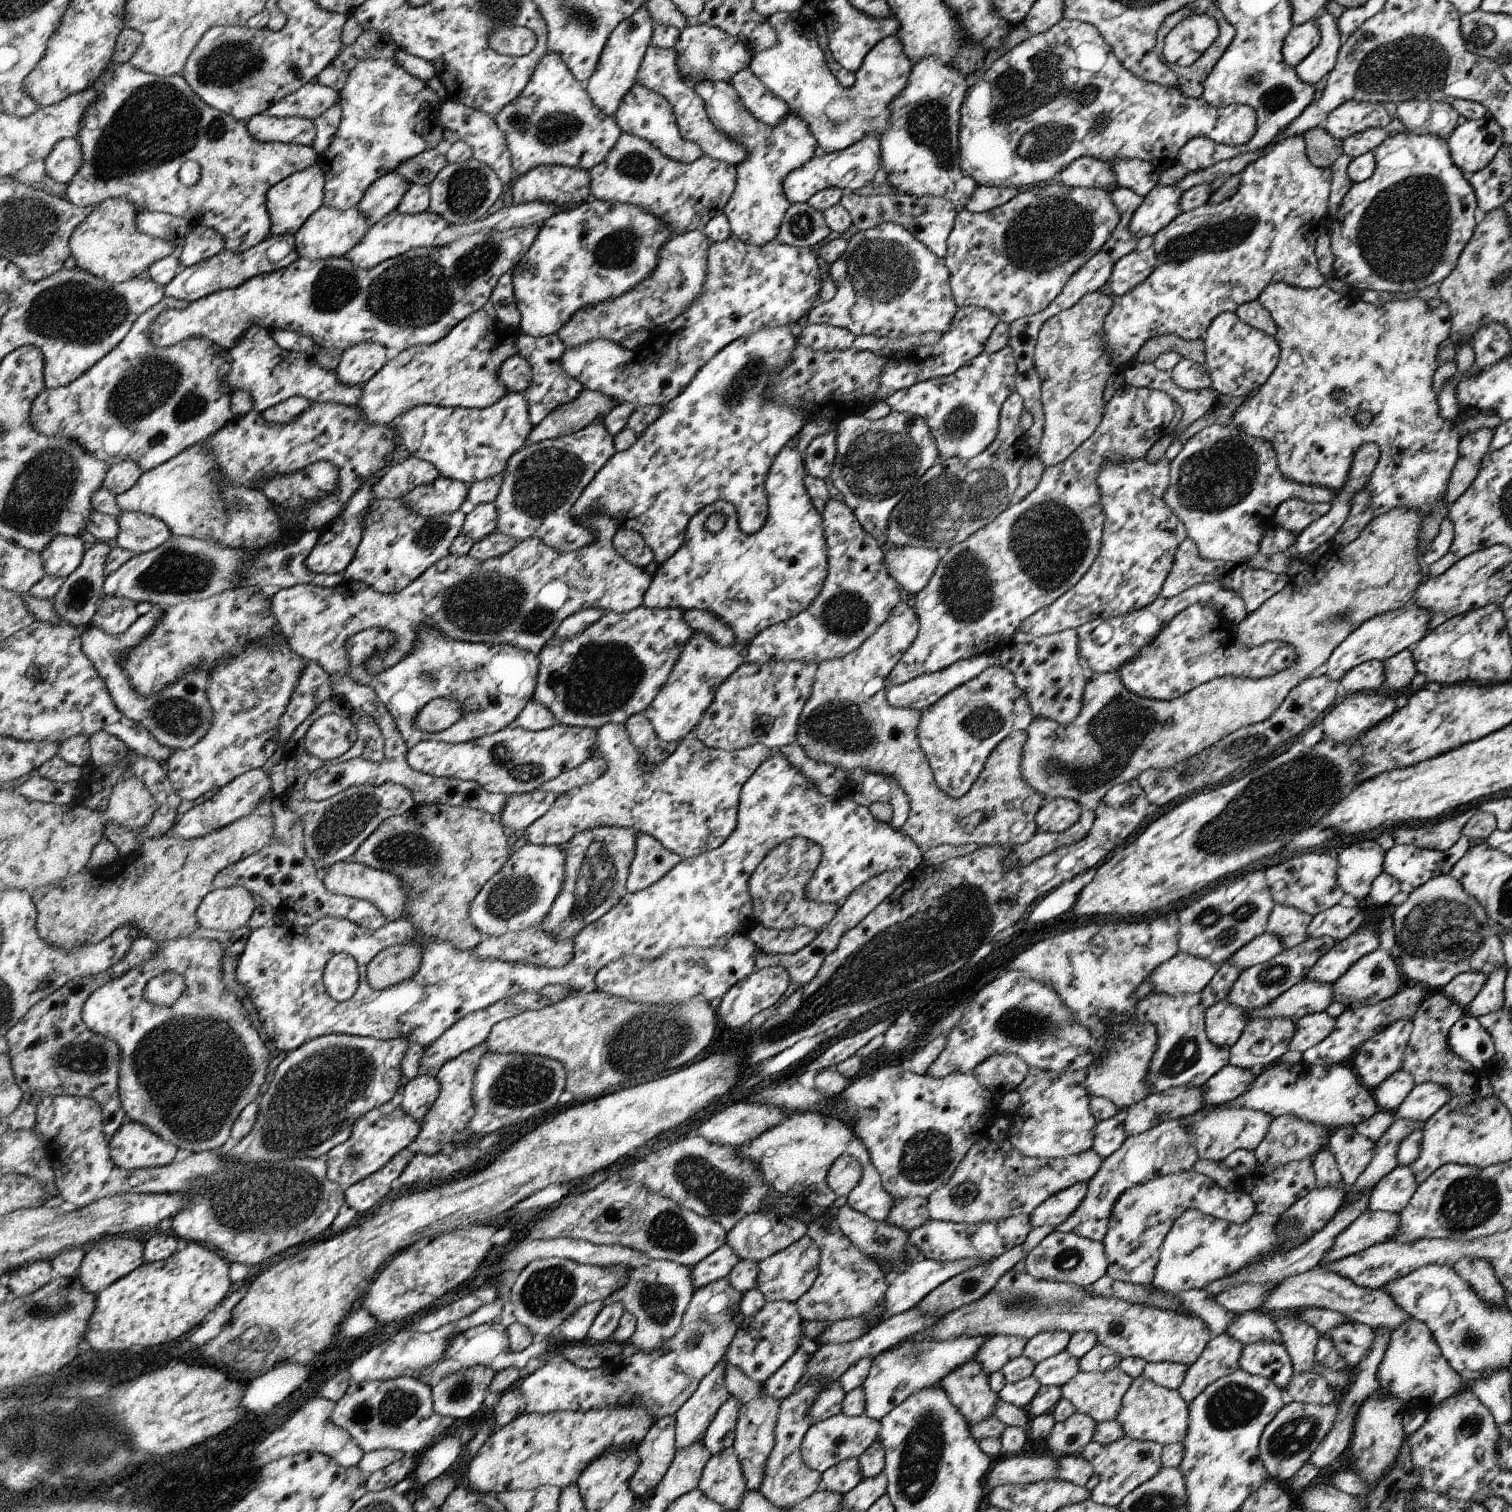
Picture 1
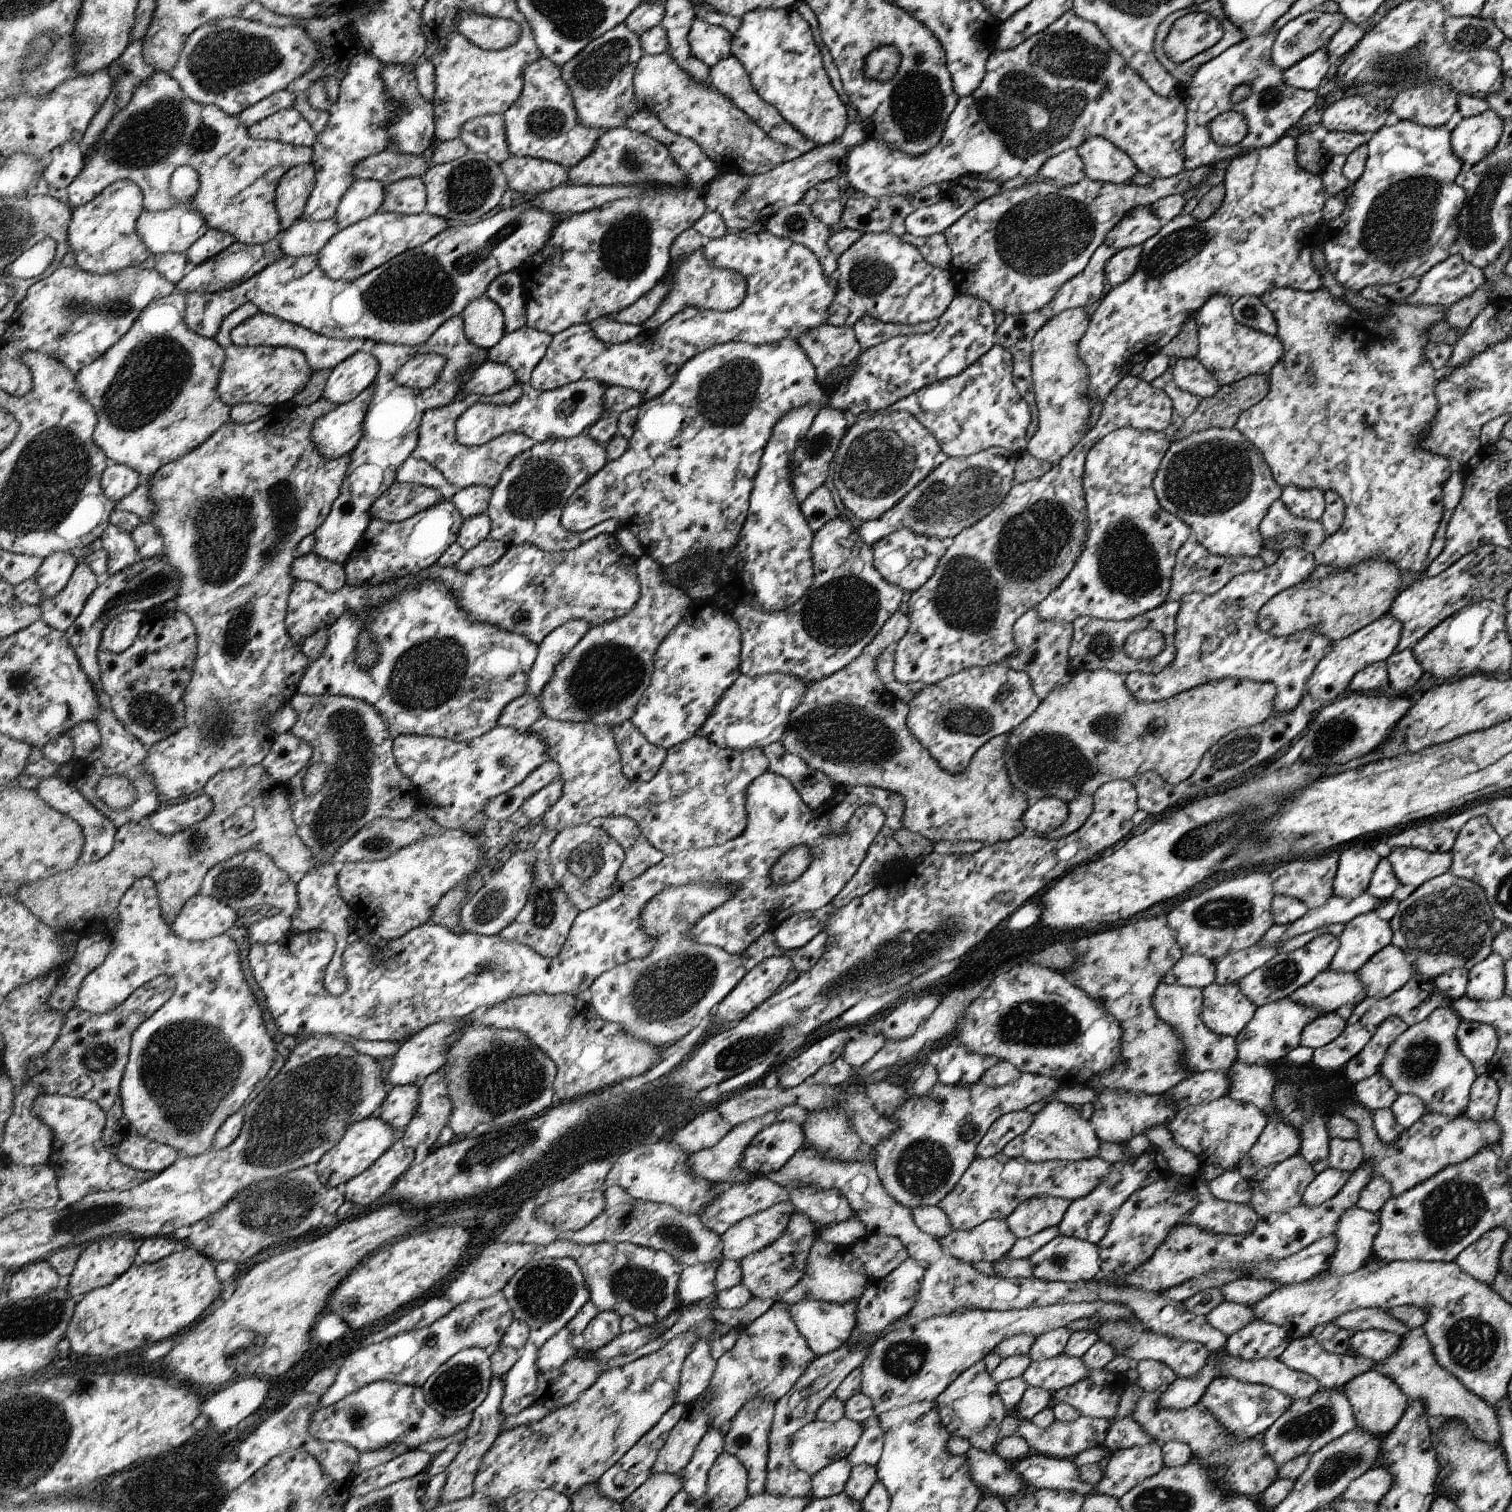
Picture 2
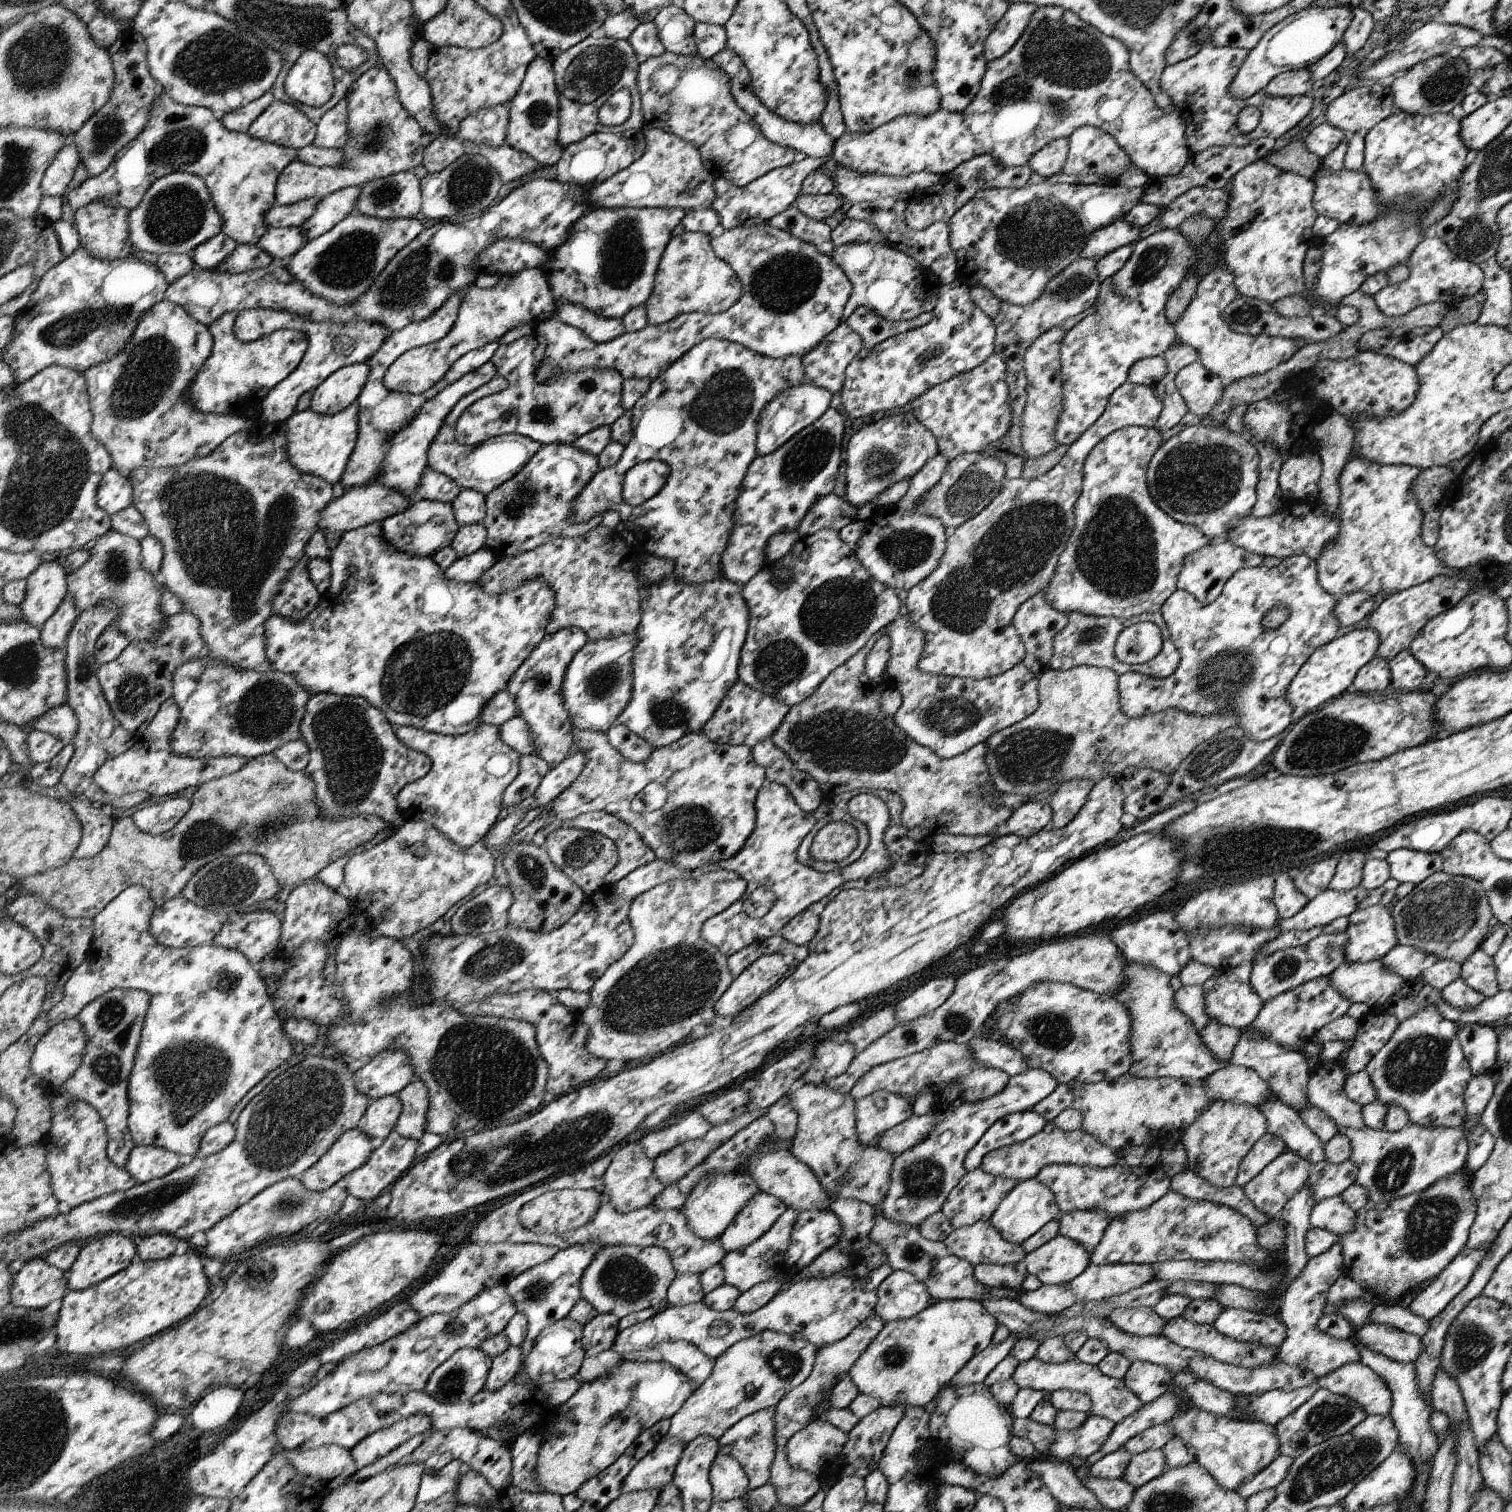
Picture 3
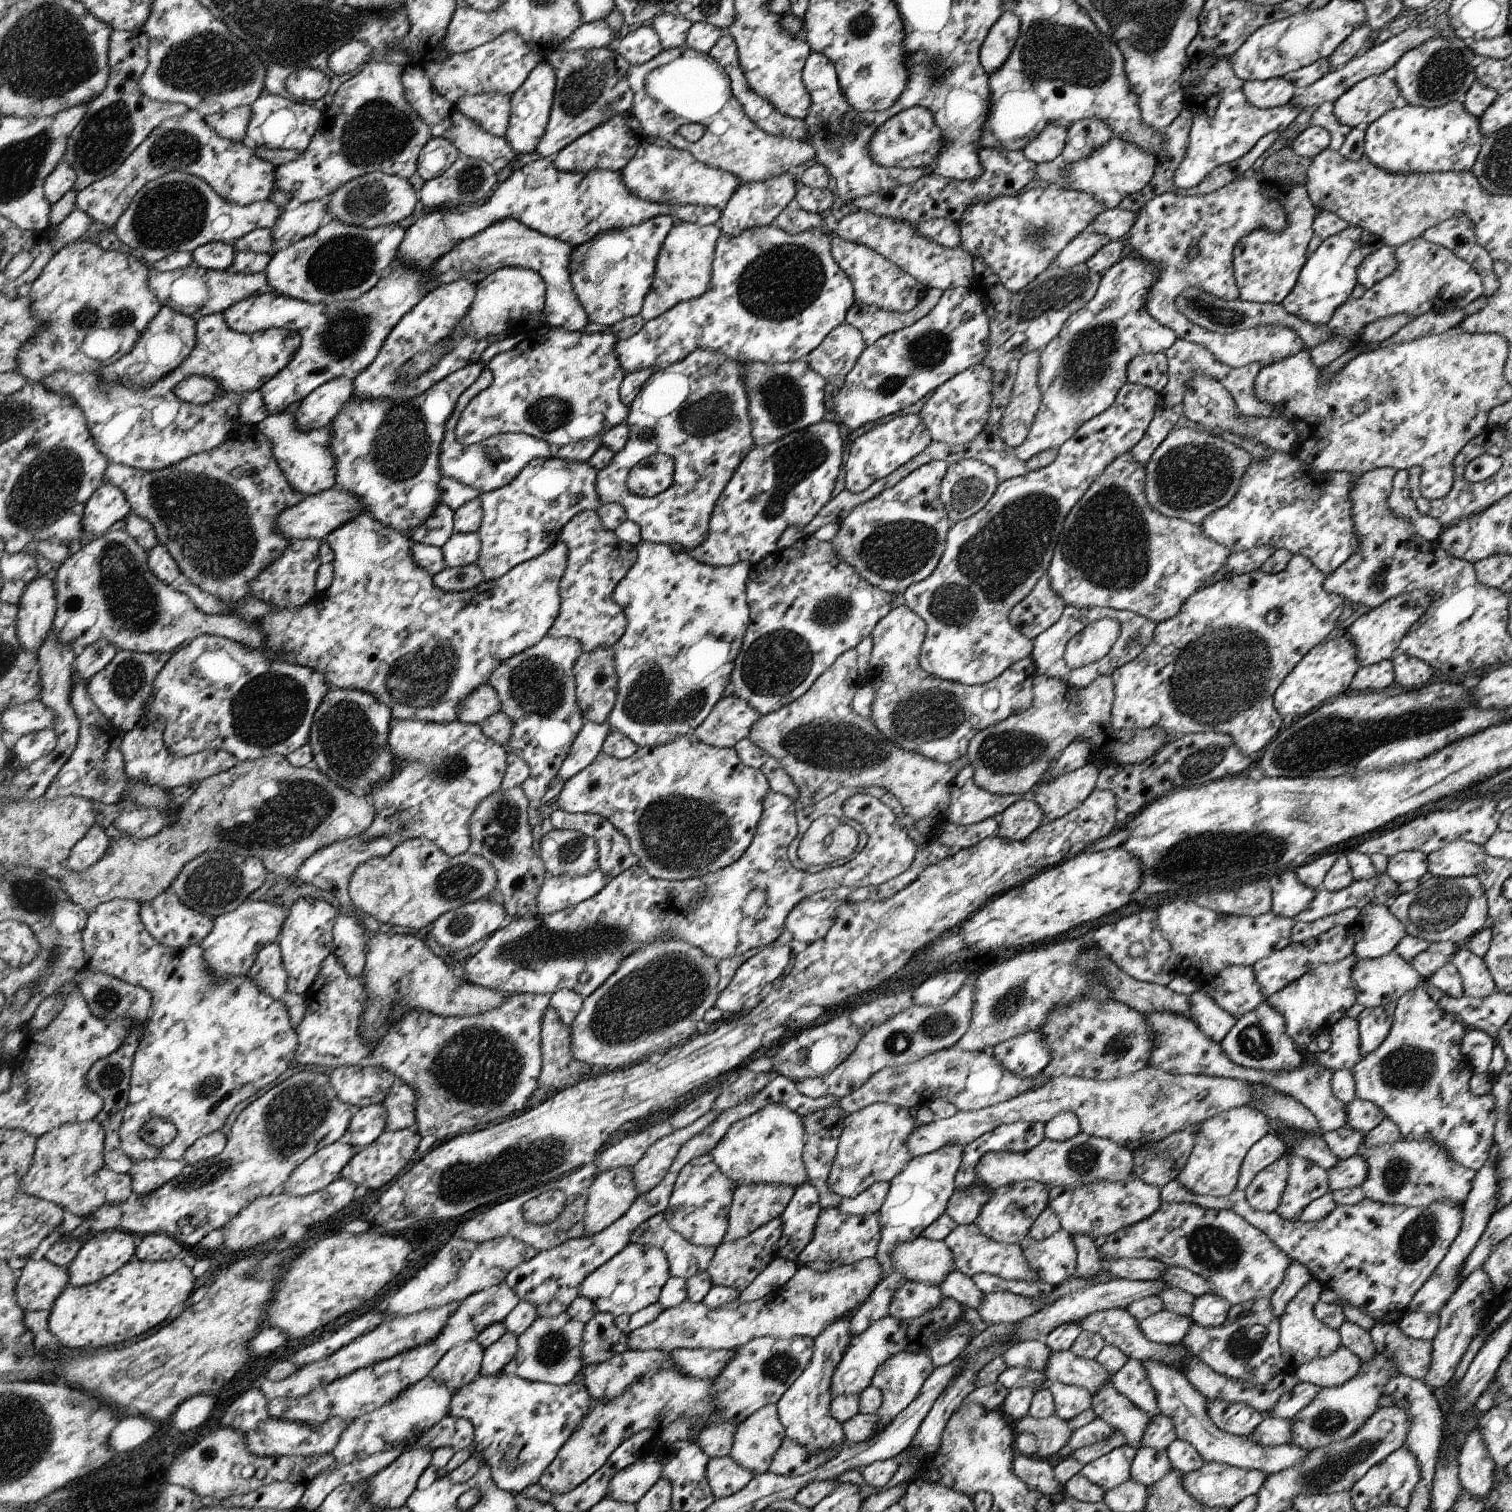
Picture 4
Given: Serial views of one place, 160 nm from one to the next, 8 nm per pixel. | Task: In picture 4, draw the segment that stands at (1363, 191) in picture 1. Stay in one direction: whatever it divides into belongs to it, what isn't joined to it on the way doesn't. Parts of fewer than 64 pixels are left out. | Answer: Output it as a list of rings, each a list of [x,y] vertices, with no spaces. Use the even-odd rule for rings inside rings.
[[[1458,101],[1431,109],[1407,104],[1403,108],[1389,110],[1368,125],[1363,149],[1372,164],[1397,175],[1470,171],[1480,152],[1483,136],[1479,127],[1479,117],[1472,116]],[[1346,227],[1338,234],[1326,237],[1311,254],[1300,271],[1298,282],[1281,302],[1290,314],[1315,325],[1327,324],[1334,311],[1346,302],[1357,283],[1358,269],[1363,260],[1382,245],[1382,240],[1371,232]]]

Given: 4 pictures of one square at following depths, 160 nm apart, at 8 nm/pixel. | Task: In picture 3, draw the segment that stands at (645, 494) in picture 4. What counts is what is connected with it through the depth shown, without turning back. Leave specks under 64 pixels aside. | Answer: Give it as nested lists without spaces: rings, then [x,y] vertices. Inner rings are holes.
[[[647,460],[635,464],[625,477],[625,501],[632,506],[644,504],[662,490],[669,474],[670,466],[662,461]]]

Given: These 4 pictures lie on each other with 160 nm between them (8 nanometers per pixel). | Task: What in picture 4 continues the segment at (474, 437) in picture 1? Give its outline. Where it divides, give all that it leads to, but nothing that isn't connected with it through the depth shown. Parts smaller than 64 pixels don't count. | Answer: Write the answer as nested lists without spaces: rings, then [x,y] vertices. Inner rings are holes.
[[[486,367],[480,373],[478,380],[462,392],[456,401],[454,412],[445,423],[444,436],[440,443],[439,467],[442,476],[458,479],[460,482],[478,489],[481,494],[501,489],[512,482],[530,461],[551,456],[549,443],[524,433],[502,433],[470,446],[466,446],[457,438],[456,426],[461,418],[461,412],[477,394],[486,390],[492,381],[493,371]]]

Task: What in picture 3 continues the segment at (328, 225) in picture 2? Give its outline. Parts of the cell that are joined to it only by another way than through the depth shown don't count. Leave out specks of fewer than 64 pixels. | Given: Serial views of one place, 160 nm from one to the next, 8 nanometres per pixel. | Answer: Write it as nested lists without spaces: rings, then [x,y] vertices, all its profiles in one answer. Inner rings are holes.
[[[270,227],[257,245],[273,258],[292,257],[310,240],[304,232],[302,227]]]

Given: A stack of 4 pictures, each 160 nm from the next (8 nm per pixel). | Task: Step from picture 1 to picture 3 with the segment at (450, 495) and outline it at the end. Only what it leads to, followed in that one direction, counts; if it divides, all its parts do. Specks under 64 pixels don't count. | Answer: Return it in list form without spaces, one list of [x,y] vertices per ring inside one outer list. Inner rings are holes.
[[[382,484],[350,489],[349,492],[342,492],[342,494],[337,491],[336,497],[325,506],[320,528],[321,530],[330,529],[348,532],[372,523],[381,523],[388,517],[405,511],[410,506],[412,504],[409,504],[409,500],[401,495],[401,492]]]

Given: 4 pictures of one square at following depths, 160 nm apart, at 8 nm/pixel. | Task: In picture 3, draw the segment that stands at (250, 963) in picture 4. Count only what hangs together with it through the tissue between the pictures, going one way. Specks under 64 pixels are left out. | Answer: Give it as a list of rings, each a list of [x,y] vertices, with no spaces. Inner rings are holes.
[[[266,911],[233,913],[213,942],[242,951],[255,965],[277,954],[283,923],[278,915]]]

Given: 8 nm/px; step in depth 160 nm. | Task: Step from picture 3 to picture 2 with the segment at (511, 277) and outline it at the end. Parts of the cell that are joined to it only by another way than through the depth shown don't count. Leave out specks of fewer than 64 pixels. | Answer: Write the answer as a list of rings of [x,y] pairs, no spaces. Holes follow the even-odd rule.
[[[486,294],[473,300],[460,315],[464,318],[465,334],[477,347],[489,350],[507,333],[504,311]],[[434,353],[418,355],[402,365],[402,368],[395,374],[395,378],[404,386],[413,389],[427,389],[438,378],[442,378],[444,366],[443,356]]]

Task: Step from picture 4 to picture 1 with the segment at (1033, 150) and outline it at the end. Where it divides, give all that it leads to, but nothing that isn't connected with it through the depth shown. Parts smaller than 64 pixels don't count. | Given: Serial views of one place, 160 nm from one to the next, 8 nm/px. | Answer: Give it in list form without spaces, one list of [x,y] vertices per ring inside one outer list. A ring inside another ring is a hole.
[[[1092,157],[1078,158],[1060,173],[1060,178],[1065,185],[1071,187],[1099,188],[1110,193],[1119,187],[1110,162]]]

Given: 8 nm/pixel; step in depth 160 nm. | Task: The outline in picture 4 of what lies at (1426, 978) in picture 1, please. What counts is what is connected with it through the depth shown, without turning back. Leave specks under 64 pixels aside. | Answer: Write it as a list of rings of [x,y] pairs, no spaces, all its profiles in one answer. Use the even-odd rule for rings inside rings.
[[[1432,875],[1412,891],[1396,897],[1389,911],[1405,924],[1408,935],[1426,939],[1430,944],[1445,939],[1451,940],[1455,947],[1461,948],[1477,932],[1486,926],[1488,903],[1481,882],[1474,875],[1469,877],[1440,878]]]

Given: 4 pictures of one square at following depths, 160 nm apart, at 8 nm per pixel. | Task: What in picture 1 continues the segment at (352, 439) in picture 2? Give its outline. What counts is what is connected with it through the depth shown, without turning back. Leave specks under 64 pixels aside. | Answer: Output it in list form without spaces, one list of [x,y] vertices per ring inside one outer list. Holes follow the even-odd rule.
[[[490,307],[477,310],[436,344],[415,346],[399,352],[398,356],[388,361],[370,380],[367,380],[363,384],[365,393],[358,404],[362,409],[363,417],[374,424],[384,424],[395,423],[398,416],[416,405],[479,409],[495,405],[508,393],[512,393],[507,392],[507,388],[501,383],[501,366],[517,353],[517,342],[521,336],[519,326],[506,326]]]

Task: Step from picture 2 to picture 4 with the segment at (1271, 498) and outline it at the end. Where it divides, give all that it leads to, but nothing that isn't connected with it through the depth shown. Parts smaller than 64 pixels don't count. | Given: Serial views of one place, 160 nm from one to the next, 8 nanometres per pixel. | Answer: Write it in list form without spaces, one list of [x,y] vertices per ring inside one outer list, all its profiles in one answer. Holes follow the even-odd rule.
[[[1189,427],[1172,429],[1160,443],[1145,464],[1145,495],[1149,507],[1161,512],[1168,518],[1179,518],[1201,525],[1204,519],[1215,510],[1225,507],[1238,492],[1241,478],[1250,466],[1253,458],[1249,452],[1222,439],[1220,434],[1200,428]]]

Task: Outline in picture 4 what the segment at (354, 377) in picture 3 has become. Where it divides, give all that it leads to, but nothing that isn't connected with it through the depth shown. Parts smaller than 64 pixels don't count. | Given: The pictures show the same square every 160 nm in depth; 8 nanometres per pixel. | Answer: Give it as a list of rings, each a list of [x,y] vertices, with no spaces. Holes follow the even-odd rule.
[[[334,378],[313,390],[294,414],[299,429],[309,431],[330,425],[345,403],[353,396],[353,380]]]

